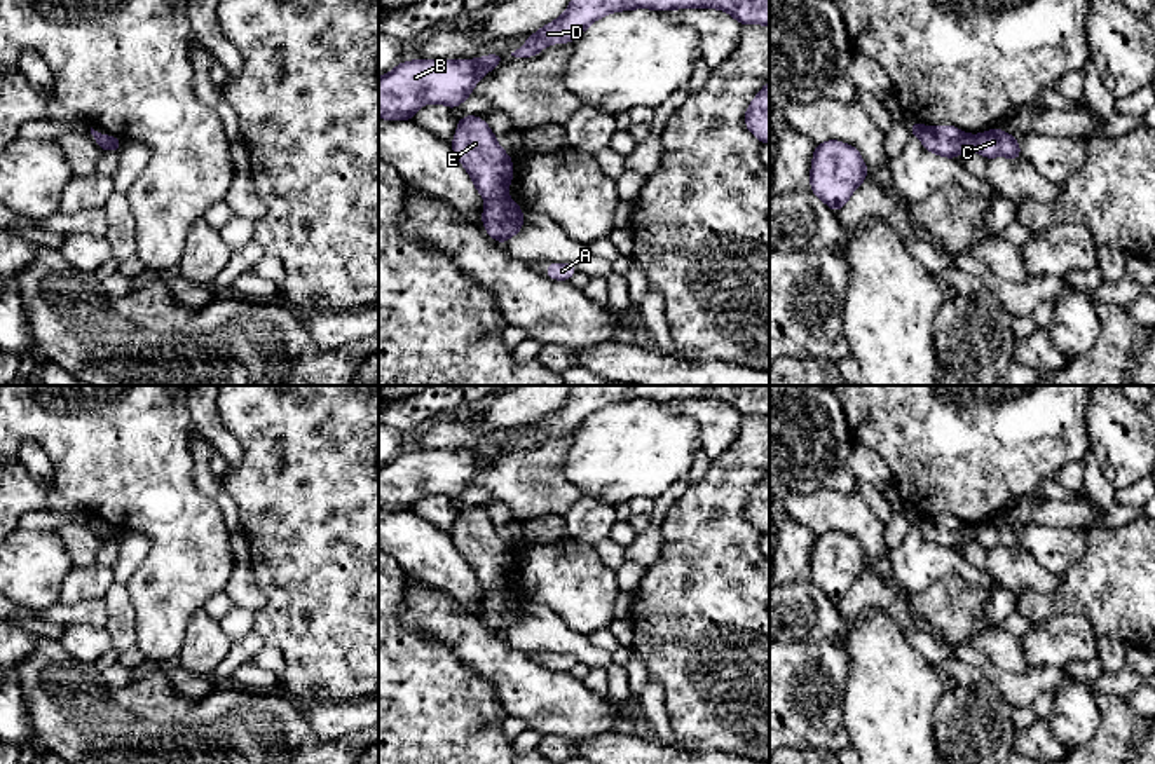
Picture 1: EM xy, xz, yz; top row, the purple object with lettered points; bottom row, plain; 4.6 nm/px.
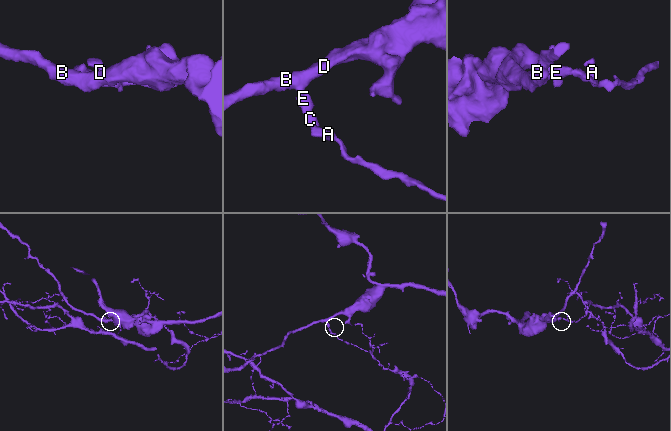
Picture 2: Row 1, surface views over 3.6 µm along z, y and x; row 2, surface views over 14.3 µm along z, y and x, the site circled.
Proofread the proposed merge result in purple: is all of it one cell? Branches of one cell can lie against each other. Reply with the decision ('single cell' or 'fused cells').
fused cells

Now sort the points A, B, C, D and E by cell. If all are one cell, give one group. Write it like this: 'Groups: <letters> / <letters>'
Groups: A C / B D E

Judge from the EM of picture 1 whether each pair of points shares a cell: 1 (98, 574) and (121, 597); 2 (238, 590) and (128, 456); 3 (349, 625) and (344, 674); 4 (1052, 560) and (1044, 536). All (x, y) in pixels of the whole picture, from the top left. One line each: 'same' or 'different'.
1: different
2: different
3: same
4: same

